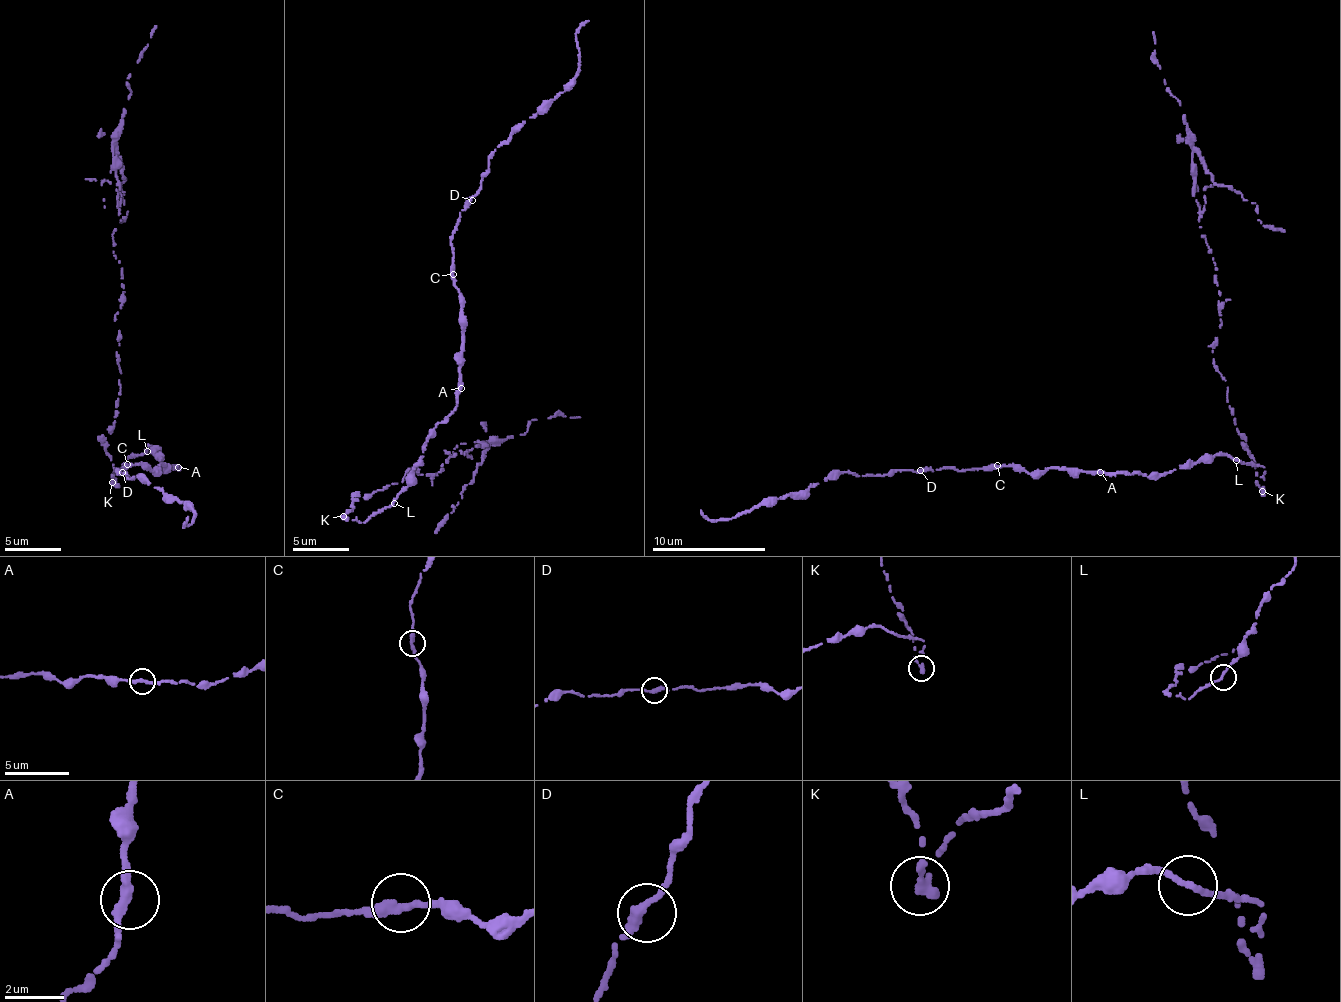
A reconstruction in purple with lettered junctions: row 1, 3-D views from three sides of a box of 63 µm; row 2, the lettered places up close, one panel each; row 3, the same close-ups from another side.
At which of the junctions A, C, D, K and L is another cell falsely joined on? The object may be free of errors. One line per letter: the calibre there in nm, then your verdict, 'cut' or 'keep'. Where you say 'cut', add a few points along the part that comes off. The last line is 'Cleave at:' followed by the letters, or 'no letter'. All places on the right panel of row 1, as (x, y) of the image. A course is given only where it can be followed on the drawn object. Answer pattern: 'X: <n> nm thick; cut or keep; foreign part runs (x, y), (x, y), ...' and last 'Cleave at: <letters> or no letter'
A: 300 nm thick; keep
C: 300 nm thick; keep
D: 420 nm thick; keep
K: 420 nm thick; cut; foreign part runs (1261, 490), (1214, 362), (1218, 283), (1197, 220), (1191, 143), (1164, 79), (1154, 31)
L: 200 nm thick; keep
Cleave at: K

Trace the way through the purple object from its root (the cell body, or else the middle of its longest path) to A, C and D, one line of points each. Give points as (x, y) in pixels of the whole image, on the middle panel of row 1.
A: (391, 503), (408, 483), (408, 475), (421, 458), (426, 439), (456, 405), (456, 393), (461, 388)
C: (391, 503), (408, 483), (408, 475), (421, 458), (426, 439), (456, 405), (462, 331), (461, 297), (453, 274)
D: (391, 503), (408, 483), (426, 439), (456, 405), (461, 297), (452, 277), (451, 237), (459, 212), (472, 200)

